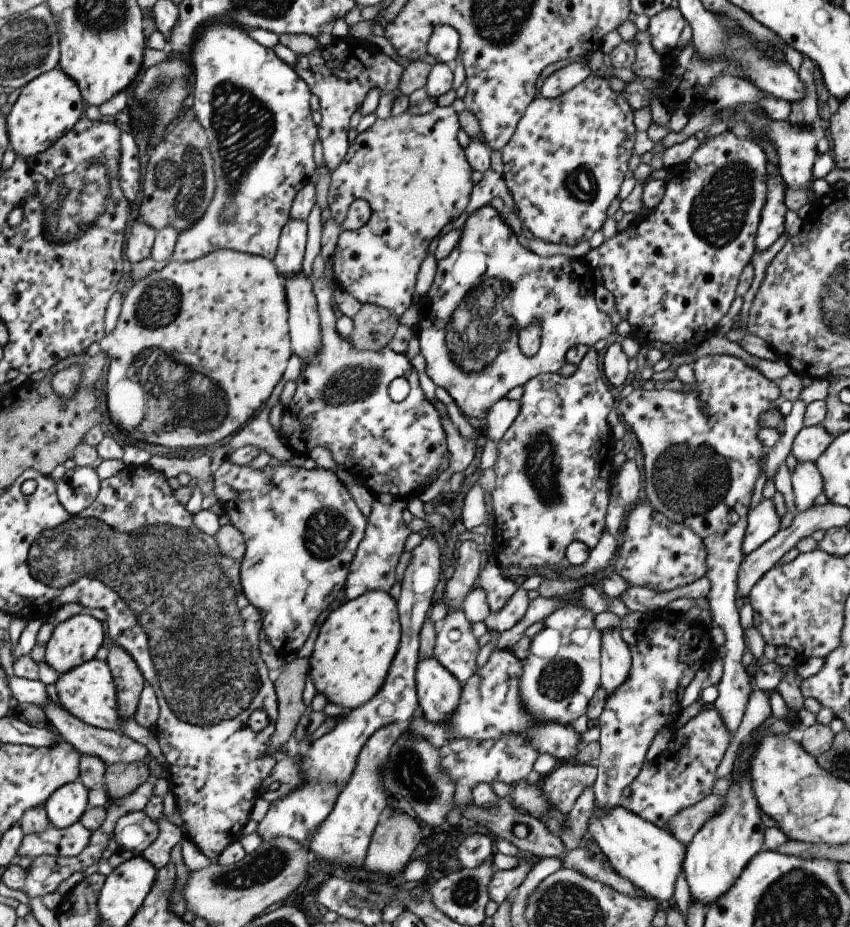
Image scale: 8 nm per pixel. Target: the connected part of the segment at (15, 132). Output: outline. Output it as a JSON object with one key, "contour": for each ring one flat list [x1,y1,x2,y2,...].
{"contour":[[54,68,28,82,9,111,6,118,9,147,17,157,30,159,48,150,76,125,84,112,84,102,75,82,60,68]]}

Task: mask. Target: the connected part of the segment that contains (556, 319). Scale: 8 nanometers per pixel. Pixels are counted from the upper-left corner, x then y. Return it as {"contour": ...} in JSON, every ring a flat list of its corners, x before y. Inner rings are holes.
{"contour":[[487,204,476,210,462,227,463,236,459,246,456,246,456,256,484,256,484,268,488,268,488,272,480,272,480,276,476,276,476,280,468,280,468,276,464,276,464,272,456,272,456,268,452,268,452,256,438,261,438,269,432,288,425,296,422,296,416,305,419,307,420,319,415,327,415,332,420,341,420,353,426,361,426,374,437,388,448,391,448,394,454,399,454,403,458,406,462,414,466,417,476,417,478,419,486,419,492,406,504,399,508,392,518,386,524,387,524,384,536,377,538,374,555,374,565,365,565,356,570,348,575,348,577,345,585,345,594,347,600,340,611,338,613,332,613,324,611,317,598,309,594,291,596,282,594,281,594,268,584,258,569,258,562,254,550,257,540,257,534,254,532,249,526,249,517,240,517,236,512,232,510,226,501,218,500,214,490,205],[535,321,539,321,541,331,541,344,539,352,532,357,526,357,519,348,519,333,520,330,531,326]]}

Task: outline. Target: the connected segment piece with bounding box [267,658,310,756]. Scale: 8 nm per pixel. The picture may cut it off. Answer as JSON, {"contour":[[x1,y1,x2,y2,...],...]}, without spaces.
{"contour":[[295,658,295,660,286,662,282,674,273,683,277,695,278,717,267,746,268,755,273,756,282,750,283,744,287,744,290,740,306,711,303,692,309,669,309,659]]}

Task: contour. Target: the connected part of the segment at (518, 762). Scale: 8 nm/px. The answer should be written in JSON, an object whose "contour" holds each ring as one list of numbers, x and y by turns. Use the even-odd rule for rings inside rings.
{"contour":[[520,733,504,734,500,739,489,739,482,742,452,740,438,749,440,767,448,774,451,782,455,785,453,792,455,807,447,815,446,820,456,823,458,814,462,813,473,800,474,788,481,783,494,784,503,782,514,785,526,781,533,770,534,763,539,753,531,740]]}

